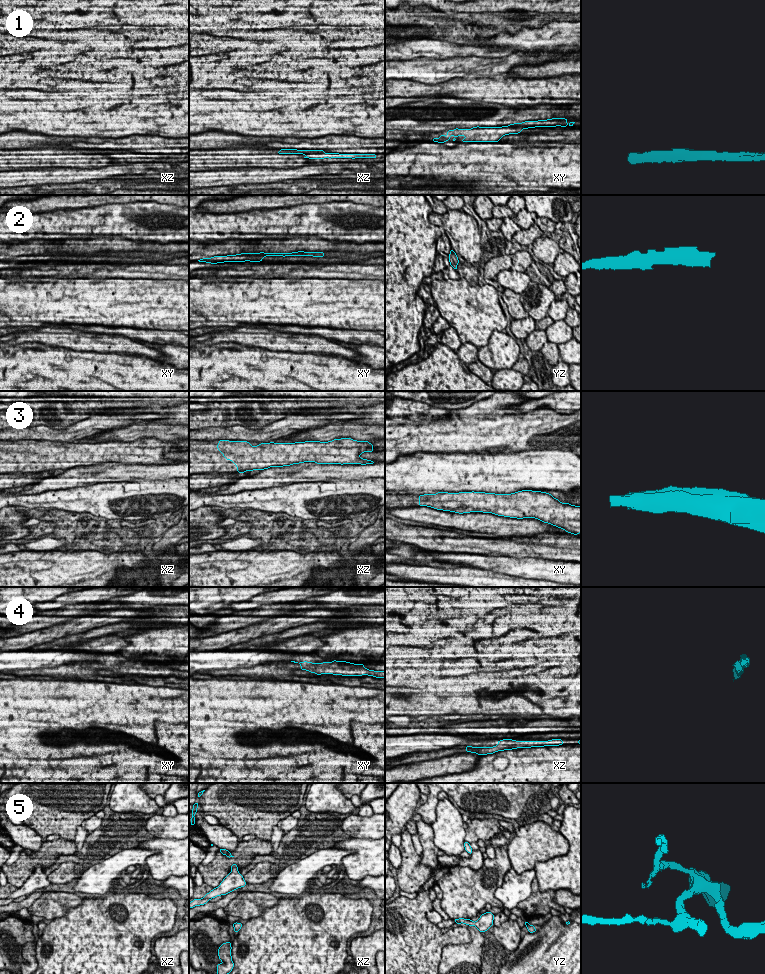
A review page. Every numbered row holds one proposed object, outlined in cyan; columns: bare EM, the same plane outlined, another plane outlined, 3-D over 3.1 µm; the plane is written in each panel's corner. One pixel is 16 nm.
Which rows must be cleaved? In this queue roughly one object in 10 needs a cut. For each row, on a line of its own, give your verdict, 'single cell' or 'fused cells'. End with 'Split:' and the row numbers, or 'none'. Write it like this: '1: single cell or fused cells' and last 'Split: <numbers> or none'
1: single cell
2: single cell
3: single cell
4: single cell
5: single cell
Split: none

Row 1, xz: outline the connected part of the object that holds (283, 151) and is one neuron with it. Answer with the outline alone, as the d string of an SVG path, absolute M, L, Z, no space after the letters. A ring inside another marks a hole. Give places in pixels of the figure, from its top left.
M281 149L277 154L303 154L304 158L324 159L324 158L377 158L376 154L339 154L325 153L324 150L297 150L297 149Z

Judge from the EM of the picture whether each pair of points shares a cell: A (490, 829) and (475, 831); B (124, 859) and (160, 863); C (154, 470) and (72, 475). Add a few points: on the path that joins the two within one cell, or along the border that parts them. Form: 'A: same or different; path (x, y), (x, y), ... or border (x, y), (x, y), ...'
A: same; path (486, 829), (479, 829)
B: different; border (137, 847), (157, 851), (146, 859), (150, 872)
C: same; path (134, 471), (104, 472), (94, 477), (92, 476)

